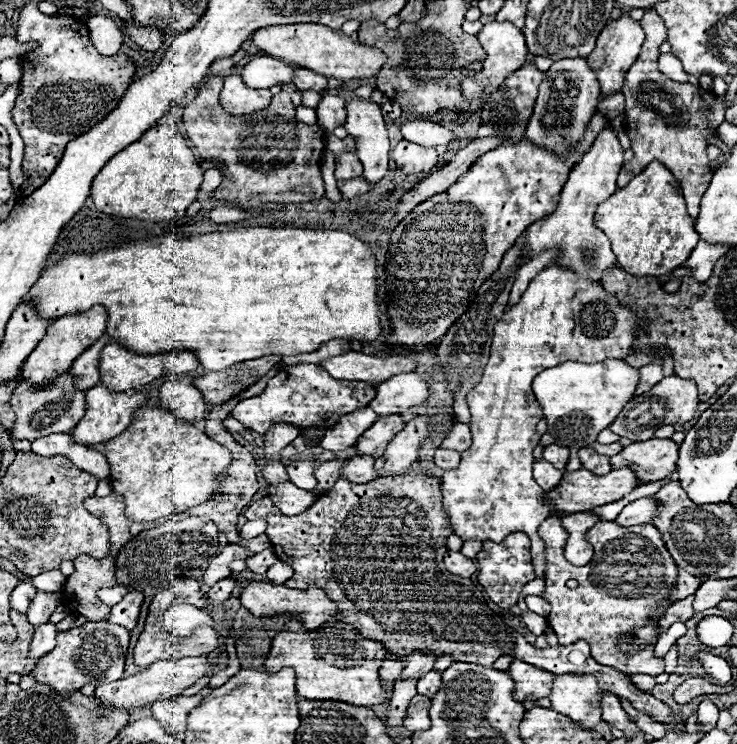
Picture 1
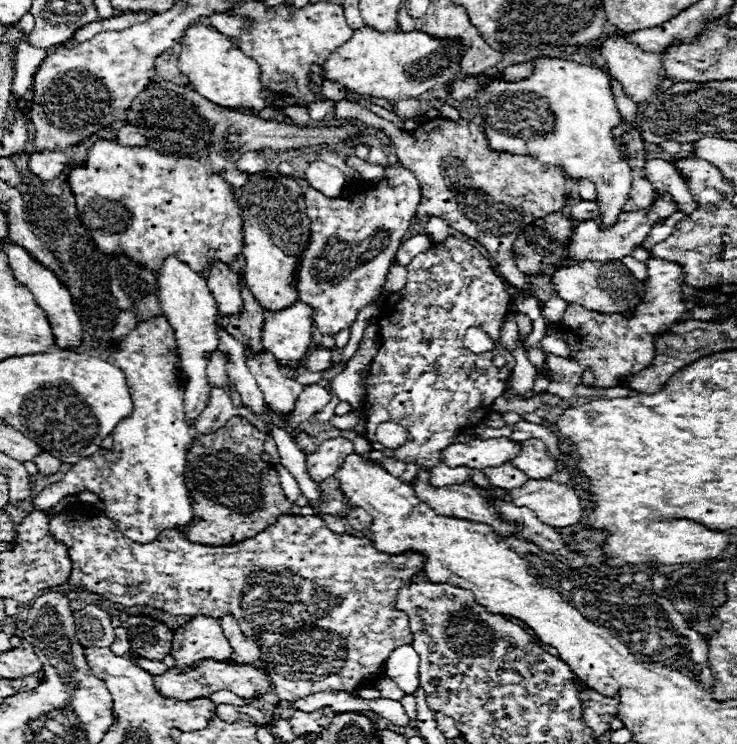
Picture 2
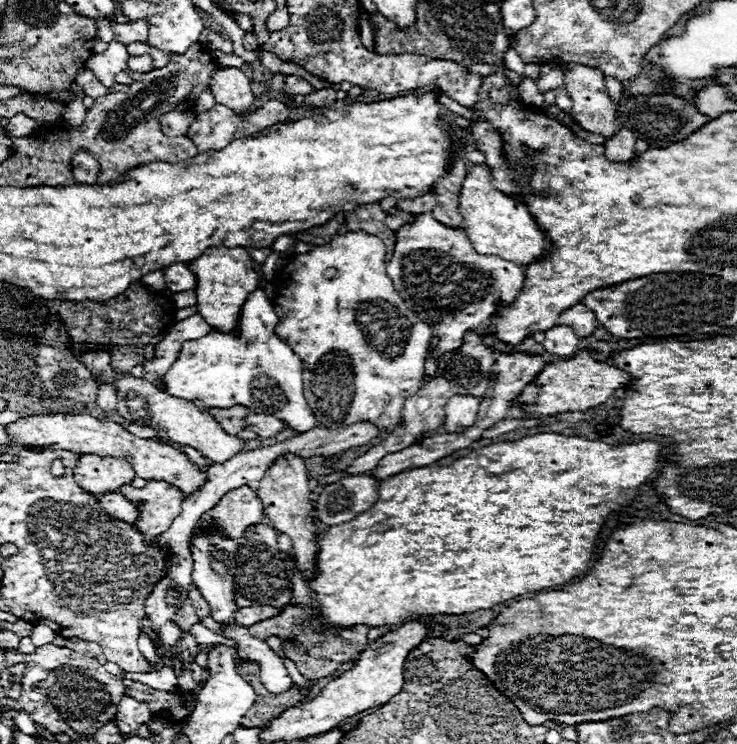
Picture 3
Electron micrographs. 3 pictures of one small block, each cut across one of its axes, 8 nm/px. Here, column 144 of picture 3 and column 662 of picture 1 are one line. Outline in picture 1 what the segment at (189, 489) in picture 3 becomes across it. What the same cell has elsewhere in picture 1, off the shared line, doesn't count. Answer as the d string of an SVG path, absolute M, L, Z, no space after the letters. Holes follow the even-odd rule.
M652 438L644 442L632 442L612 456L612 468L632 468L640 476L640 484L652 484L664 480L676 470L678 444L670 438Z

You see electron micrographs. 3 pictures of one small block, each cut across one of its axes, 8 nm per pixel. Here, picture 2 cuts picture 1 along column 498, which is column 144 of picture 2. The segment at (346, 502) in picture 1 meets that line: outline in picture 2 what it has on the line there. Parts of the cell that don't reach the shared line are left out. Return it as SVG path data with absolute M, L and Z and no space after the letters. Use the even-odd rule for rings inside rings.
M130 616L124 626L130 632L132 656L144 656L160 662L166 654L170 654L174 634L164 624L146 616Z

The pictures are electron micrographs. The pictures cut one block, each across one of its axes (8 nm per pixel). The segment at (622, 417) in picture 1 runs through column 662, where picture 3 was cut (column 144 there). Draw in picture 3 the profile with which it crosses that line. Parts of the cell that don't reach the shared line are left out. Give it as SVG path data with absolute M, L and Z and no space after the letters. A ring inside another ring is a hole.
M86 350L86 352L82 352L82 356L74 356L74 358L78 362L82 362L86 368L90 368L90 374L96 380L96 384L114 384L116 396L118 396L118 412L122 418L126 418L130 422L138 422L142 426L156 428L158 438L170 438L172 442L178 442L182 446L192 446L192 448L200 450L202 456L206 456L214 464L222 464L224 460L236 456L242 450L244 440L226 434L218 426L218 422L208 412L194 406L194 402L170 396L170 394L158 390L148 380L116 372L112 368L110 350Z

